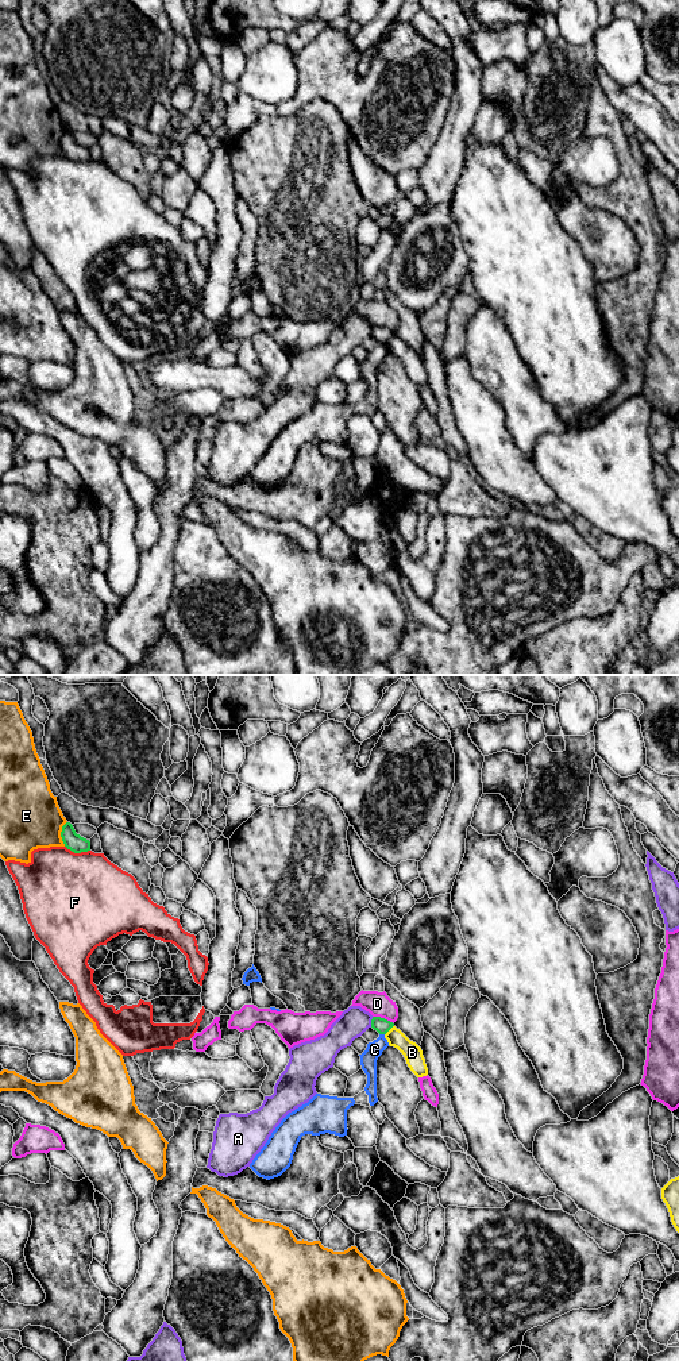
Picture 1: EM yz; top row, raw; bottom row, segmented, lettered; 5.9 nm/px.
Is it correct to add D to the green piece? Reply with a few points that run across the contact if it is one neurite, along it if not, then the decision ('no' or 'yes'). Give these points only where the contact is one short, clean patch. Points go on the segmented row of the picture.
yz (373, 1016), (379, 1016), (393, 1024) | no

